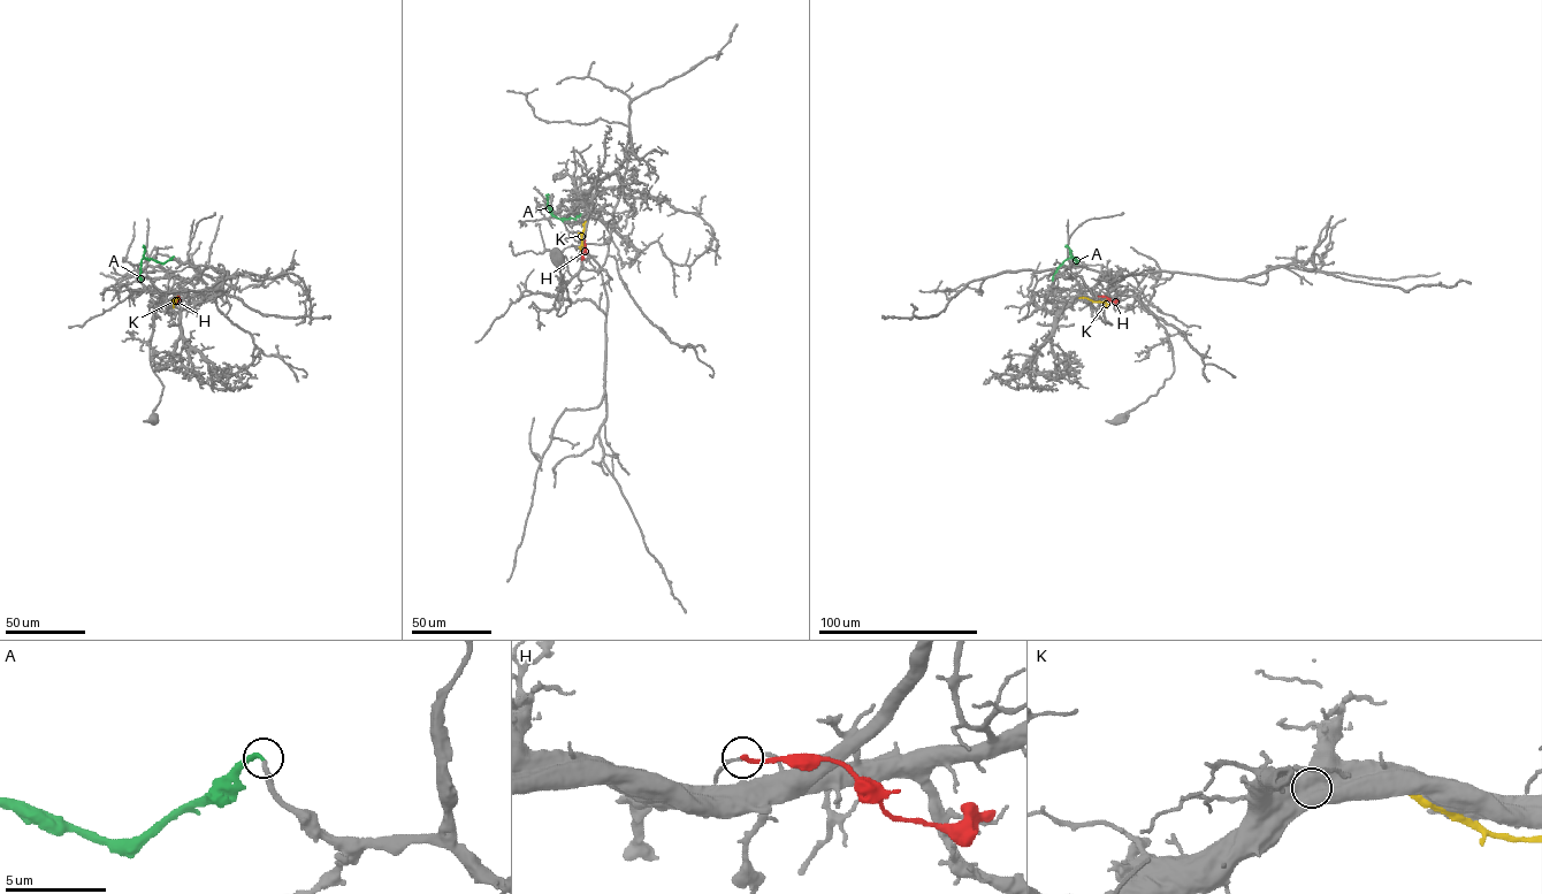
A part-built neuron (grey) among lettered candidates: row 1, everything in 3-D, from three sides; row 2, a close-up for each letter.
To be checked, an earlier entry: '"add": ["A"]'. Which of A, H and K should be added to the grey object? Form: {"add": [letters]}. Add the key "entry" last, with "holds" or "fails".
{"add": ["A"], "entry": "holds"}

